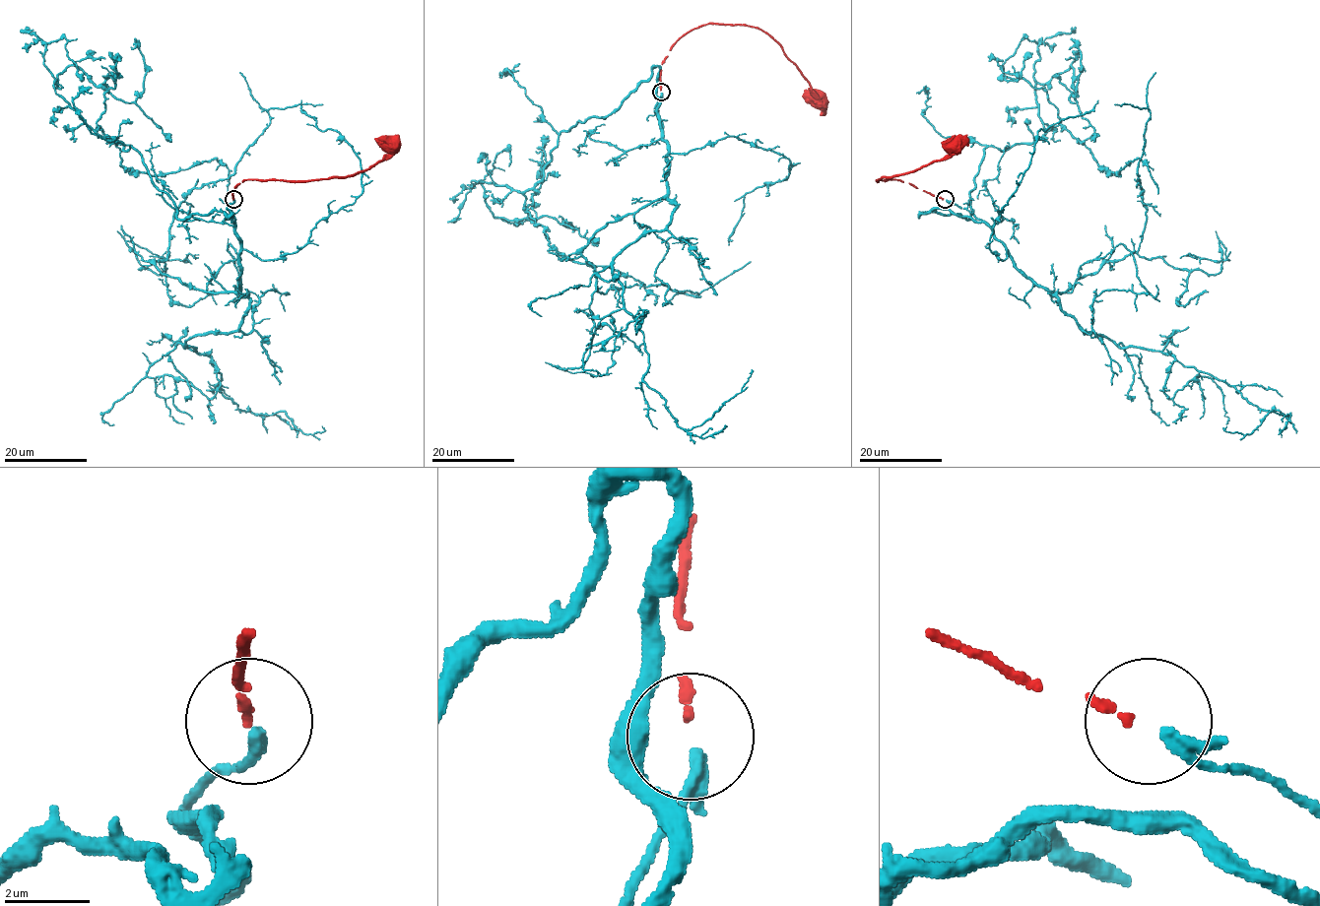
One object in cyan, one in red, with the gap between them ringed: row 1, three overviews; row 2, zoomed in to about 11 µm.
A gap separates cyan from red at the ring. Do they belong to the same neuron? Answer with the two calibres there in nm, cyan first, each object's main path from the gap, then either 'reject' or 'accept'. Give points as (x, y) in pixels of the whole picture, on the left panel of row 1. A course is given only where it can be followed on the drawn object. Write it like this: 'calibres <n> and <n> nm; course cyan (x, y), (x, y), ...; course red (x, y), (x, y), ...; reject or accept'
calibres 240 and 240 nm; course cyan (234, 199), (234, 221), (178, 219), (143, 158), (55, 92), (77, 65), (133, 102), (134, 38); course red (233, 199), (234, 188), (243, 180), (317, 180), (351, 176), (386, 158), (390, 154), (389, 147); accept

